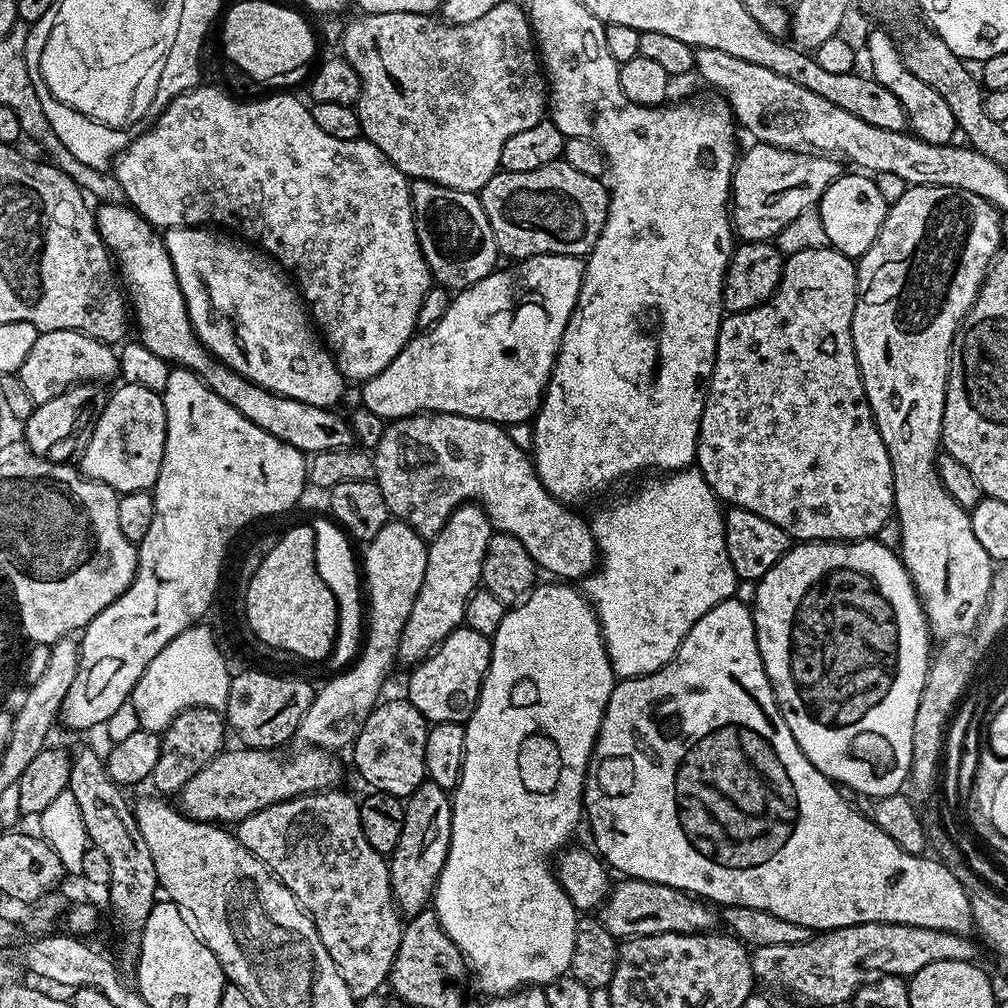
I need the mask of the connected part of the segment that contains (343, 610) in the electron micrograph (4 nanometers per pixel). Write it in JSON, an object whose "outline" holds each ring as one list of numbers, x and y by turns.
{"outline":[[331,519,315,521,316,529,316,574,322,577,324,584,330,586,336,609,336,631,332,654,326,664,332,670,343,670,355,661,362,647,362,576,358,571,358,560,352,557,353,545,343,528]]}

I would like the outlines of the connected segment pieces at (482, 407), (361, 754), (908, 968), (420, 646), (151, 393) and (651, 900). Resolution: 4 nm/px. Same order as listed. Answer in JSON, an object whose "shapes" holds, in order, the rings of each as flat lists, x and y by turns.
{"shapes":[[[546,254,545,256,531,256,530,259,513,263,511,266,513,268,502,269,503,267,501,267,499,270,493,270,486,278,474,282,474,286,459,289,453,295,446,314,442,314,442,318,437,324,423,334,413,335,412,339,408,341,408,345,398,354,398,358,394,358,394,362,390,362,390,366,386,366,386,370,382,370,372,380,363,381,363,407,368,407,374,415,381,416,384,422,434,412,489,420,501,426,531,421,540,410,544,399,544,390,548,387,548,379,552,376,552,367,556,365,556,355,560,353,560,340,564,337,564,331,570,322,574,306,578,302,580,288,584,285,585,261,578,256]],[[407,698,377,703,350,745,356,772,369,789,407,798,426,779,426,738,429,721]],[[866,922,851,924,845,928,829,928,819,934,813,934,808,941,779,943,776,946,758,946,752,948,752,975,757,981,769,984,772,988,784,987,786,991,809,1000,812,1004,847,1005,852,995,864,984,878,979,879,976,902,976,911,978,922,966,930,962,954,962,972,960,972,944,967,935,958,932,930,930,922,926,905,924,887,924,886,922]],[[461,504,450,514,448,521,442,526,442,530,428,544,428,557,426,558,426,574,422,578,422,586,418,590,418,598,414,598,414,606,410,610,410,618,400,635,400,645,396,651,399,663,407,666,415,666,421,660,425,660,429,652,433,652,443,640,456,628,464,623,464,611,468,595,475,592,481,583,482,564,484,551,488,539,494,533,492,523,488,521,488,515,480,508,479,504]],[[121,383,120,389,104,402,102,414,92,428,92,437,84,445,78,456,78,467,90,480,100,480,118,494,126,492,146,492,155,489,156,479,162,466,166,446,166,410,161,393,146,386]],[[624,878,613,883,607,900,598,909,598,919,604,923,606,930,610,930,612,936,631,938,675,932,682,934,711,932,717,927,718,912,715,907,709,906,703,899,693,896,691,892,683,892,649,880]]]}

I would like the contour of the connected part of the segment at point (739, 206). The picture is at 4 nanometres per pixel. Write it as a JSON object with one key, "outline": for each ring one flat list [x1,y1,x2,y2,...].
{"outline":[[759,142,743,149,732,171,732,199,730,212,735,235,741,241,770,240,794,218,819,205,822,194,842,174,841,161,827,154,795,152]]}

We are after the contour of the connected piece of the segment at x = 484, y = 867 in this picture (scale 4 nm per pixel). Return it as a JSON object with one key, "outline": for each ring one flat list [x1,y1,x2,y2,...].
{"outline":[[548,582,552,584,537,583,533,591,531,591,521,602,515,606,509,607,506,614,502,618,502,626,498,626,498,630,491,636,492,641,492,664,488,668,488,672,484,675,484,681,480,687,480,697,476,703,476,708,472,712,472,716,466,722,464,733,466,734,466,758,462,762,462,778,458,782,458,786,451,793,452,798,452,841,450,842,450,850,446,854,446,862,442,866,442,874,436,880,436,891,434,893,434,911,440,924,446,930,446,934,454,942,454,946,458,946,458,950,464,955,467,967,469,969,476,968,476,984,482,991,487,994,511,994,517,989,525,986,543,986,549,984,551,980,555,980,557,976,565,975,566,970,572,967,572,929,574,927,574,909,570,898,564,896,563,890,556,883,555,871,550,870,550,857,557,850,565,847,566,842,572,836,572,824,581,823,582,820,582,778,588,775,588,761,592,747,596,745,596,733,604,717,604,704,610,702,610,694,614,687,614,673,612,663,604,650,604,634,598,630,598,622,596,626,597,609,591,607,587,599,582,598,579,591,572,592,573,585,568,582]]}

